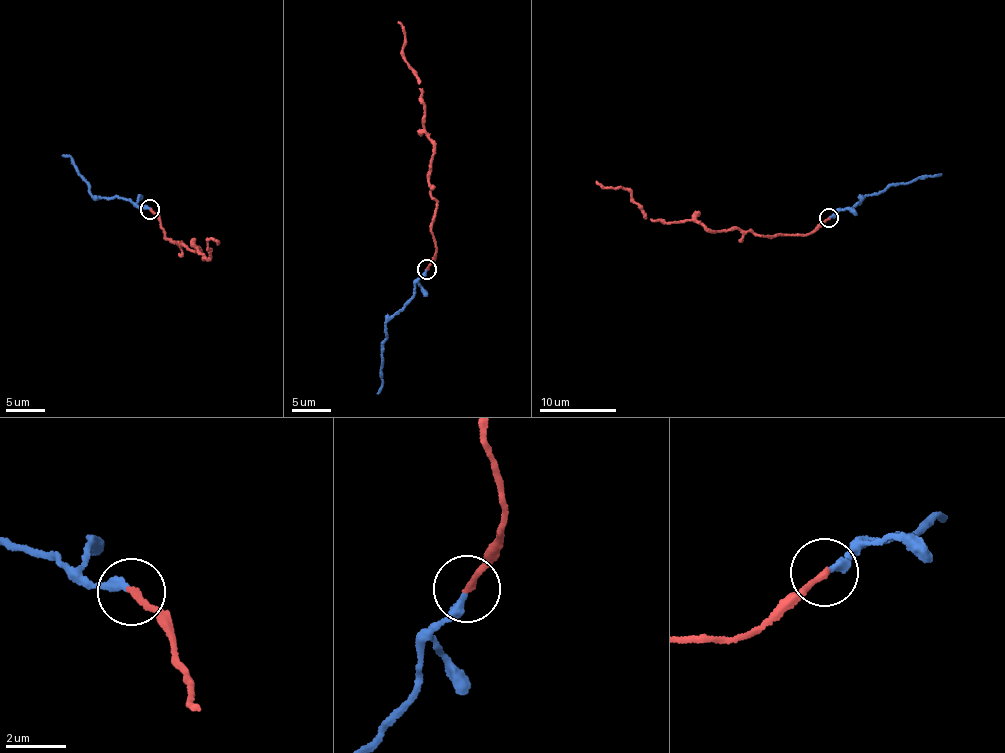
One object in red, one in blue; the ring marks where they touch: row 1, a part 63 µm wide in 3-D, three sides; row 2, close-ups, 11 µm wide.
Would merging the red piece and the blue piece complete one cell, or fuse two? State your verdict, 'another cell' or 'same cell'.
same cell

